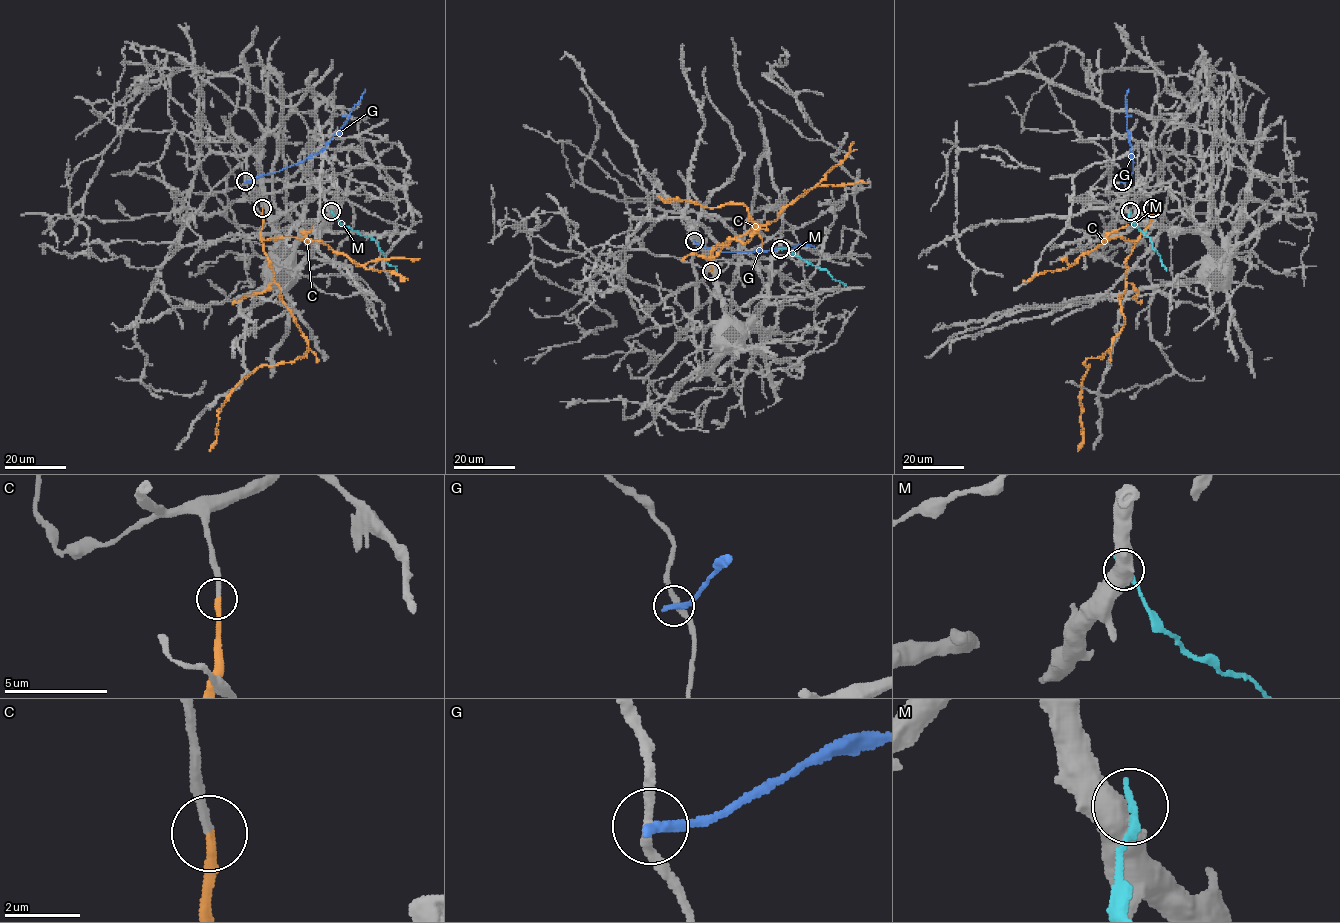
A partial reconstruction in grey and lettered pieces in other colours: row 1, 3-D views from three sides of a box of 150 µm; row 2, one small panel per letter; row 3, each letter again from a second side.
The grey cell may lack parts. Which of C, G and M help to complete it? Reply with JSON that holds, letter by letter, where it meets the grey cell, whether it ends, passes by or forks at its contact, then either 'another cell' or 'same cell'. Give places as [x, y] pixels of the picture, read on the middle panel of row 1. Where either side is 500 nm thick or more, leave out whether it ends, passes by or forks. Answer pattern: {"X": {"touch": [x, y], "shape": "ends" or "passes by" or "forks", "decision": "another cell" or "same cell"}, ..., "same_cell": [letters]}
{"C": {"touch": [711, 271], "shape": "ends", "decision": "same cell"}, "G": {"touch": [694, 241], "shape": "ends", "decision": "another cell"}, "M": {"touch": [780, 249], "decision": "another cell"}, "same_cell": ["C"]}

